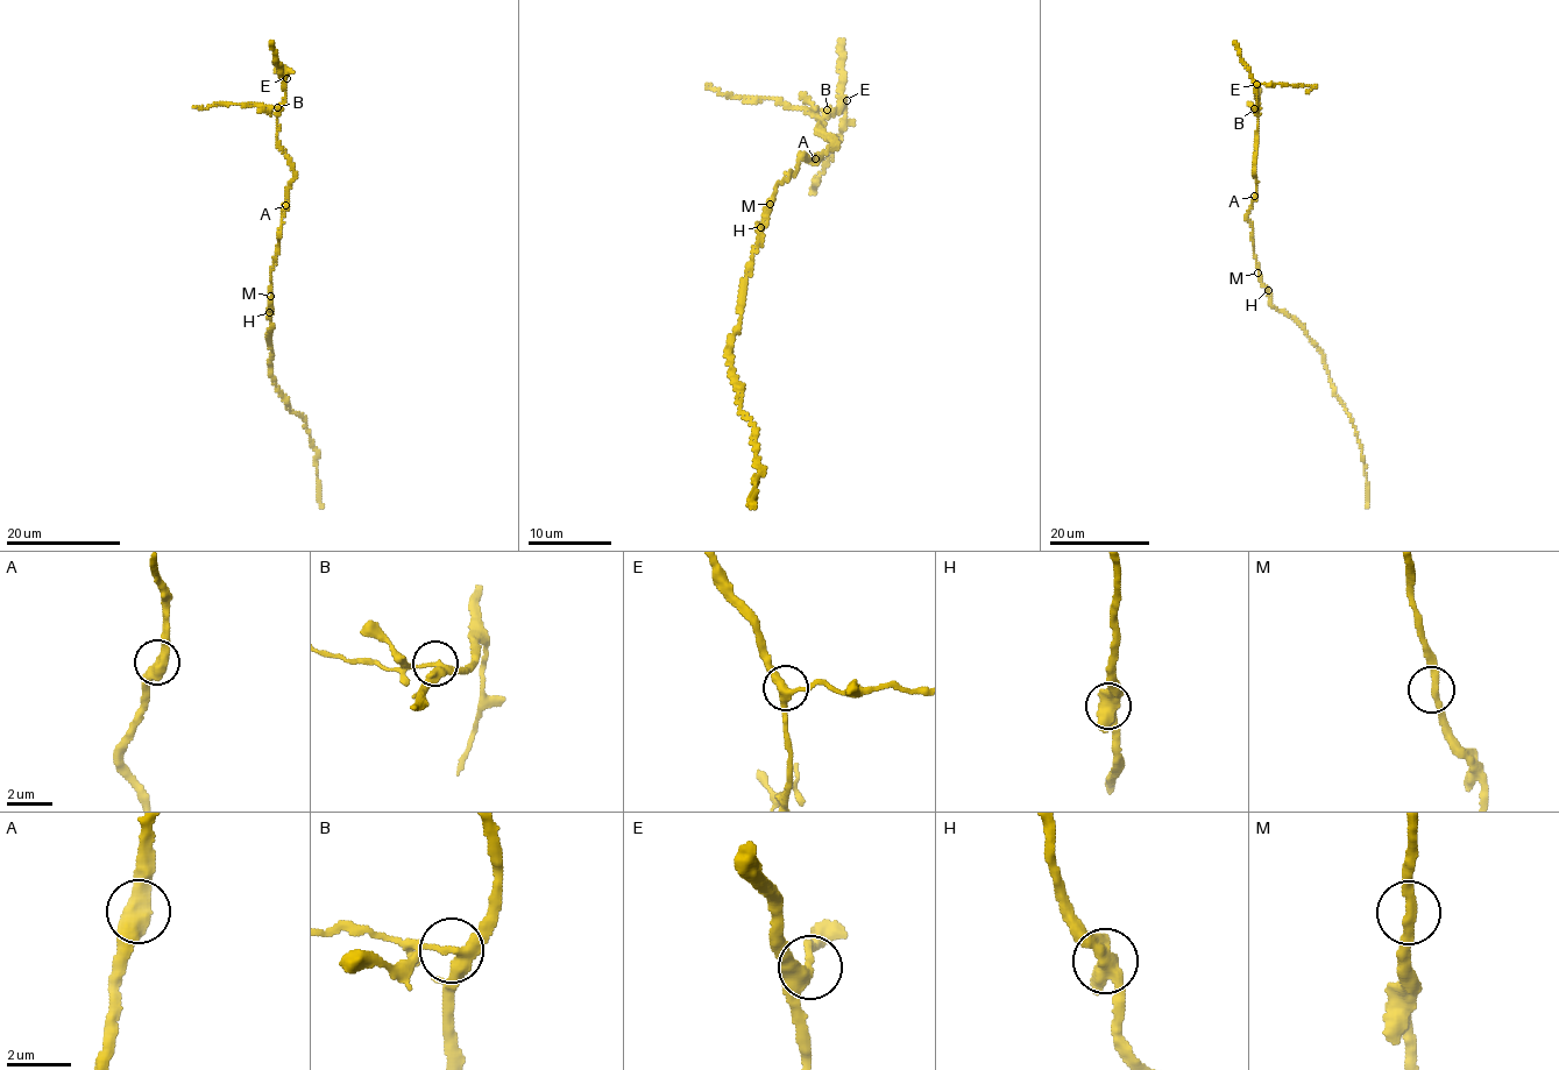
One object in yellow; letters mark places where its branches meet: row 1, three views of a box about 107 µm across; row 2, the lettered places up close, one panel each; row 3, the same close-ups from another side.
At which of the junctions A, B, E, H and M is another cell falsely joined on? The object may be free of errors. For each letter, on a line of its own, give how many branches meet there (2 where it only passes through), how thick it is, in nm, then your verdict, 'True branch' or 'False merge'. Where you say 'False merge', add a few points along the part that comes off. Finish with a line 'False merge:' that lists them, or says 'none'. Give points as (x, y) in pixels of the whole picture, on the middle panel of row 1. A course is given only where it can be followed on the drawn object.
A: Branches: 2. Thickness 500 nm. True branch
B: Branches: 3. Thickness 280 nm. True branch
E: Branches: 3. Thickness 360 nm. True branch
H: Branches: 2. Thickness 550 nm. True branch
M: Branches: 2. Thickness 280 nm. True branch
False merge: none

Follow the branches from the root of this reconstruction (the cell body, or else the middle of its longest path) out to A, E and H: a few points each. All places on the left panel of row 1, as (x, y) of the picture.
A: (271, 295), (271, 266), (285, 205)
E: (271, 295), (271, 266), (287, 189), (295, 177), (291, 161), (277, 141), (277, 111), (284, 98), (287, 78)
H: (271, 295), (269, 312)

